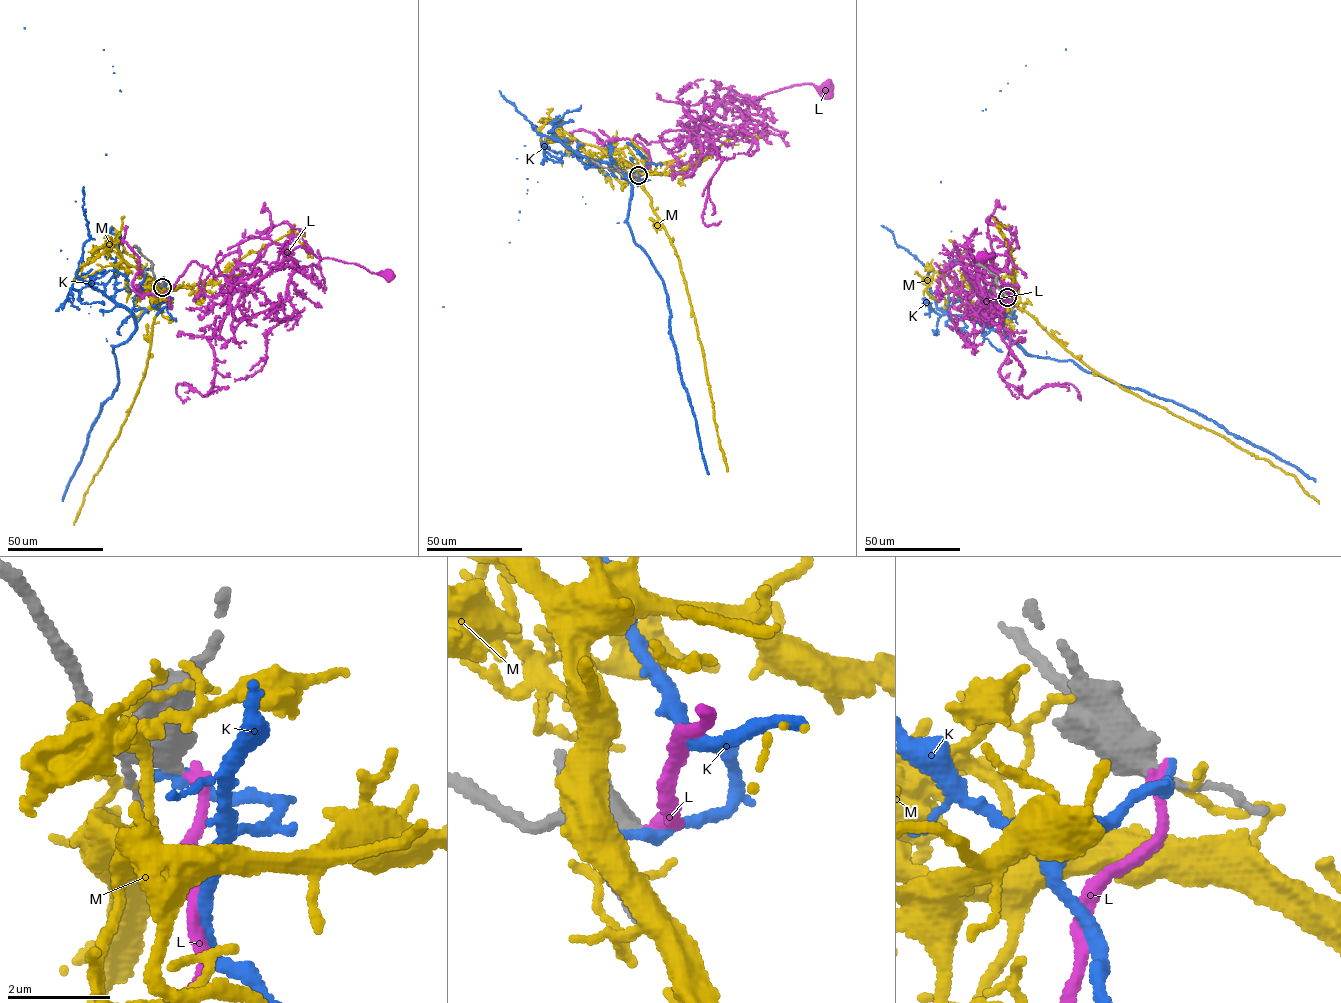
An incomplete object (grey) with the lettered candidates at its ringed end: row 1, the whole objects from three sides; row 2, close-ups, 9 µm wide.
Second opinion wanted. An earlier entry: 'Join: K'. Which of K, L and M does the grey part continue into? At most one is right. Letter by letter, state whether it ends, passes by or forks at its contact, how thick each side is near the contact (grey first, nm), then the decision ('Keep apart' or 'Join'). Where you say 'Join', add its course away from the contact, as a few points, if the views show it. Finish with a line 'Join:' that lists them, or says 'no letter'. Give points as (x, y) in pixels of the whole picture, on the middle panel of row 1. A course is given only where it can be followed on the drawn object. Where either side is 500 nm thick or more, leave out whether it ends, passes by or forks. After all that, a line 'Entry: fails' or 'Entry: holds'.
K: It ends there. Thickness 460 nm (grey) against 240 nm. Keep apart
L: It ends there. Thickness 420 nm (grey) against 240 nm. Join. Its course: (638, 175), (650, 158), (634, 137), (648, 144), (695, 129), (730, 90), (755, 101), (795, 85), (826, 87)
M: It passes by. Thickness 110 nm (grey) against 140 nm. Keep apart
Join: L
Entry: fails

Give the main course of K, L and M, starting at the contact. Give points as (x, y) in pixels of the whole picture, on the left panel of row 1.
K: (162, 287), (136, 322), (118, 306), (119, 238), (75, 201), (106, 155), (113, 66), (104, 50), (24, 28)
L: (162, 287), (162, 299), (172, 307), (166, 294), (194, 261), (226, 275), (232, 293), (299, 246), (388, 275)
M: (160, 287), (159, 309), (151, 329), (145, 374), (119, 434), (85, 493), (73, 525)

